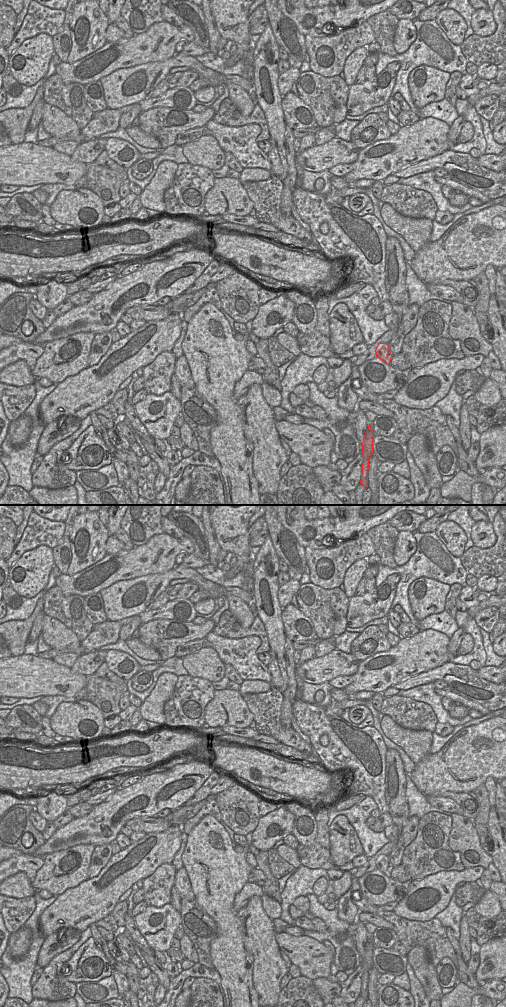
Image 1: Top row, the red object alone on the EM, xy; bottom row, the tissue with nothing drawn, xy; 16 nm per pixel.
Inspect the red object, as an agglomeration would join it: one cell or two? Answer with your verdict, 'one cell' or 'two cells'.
one cell

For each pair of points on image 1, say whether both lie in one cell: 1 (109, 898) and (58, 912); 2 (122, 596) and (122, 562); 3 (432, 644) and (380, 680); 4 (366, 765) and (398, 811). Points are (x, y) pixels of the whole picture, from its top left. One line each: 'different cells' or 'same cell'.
1: same cell
2: different cells
3: same cell
4: different cells

